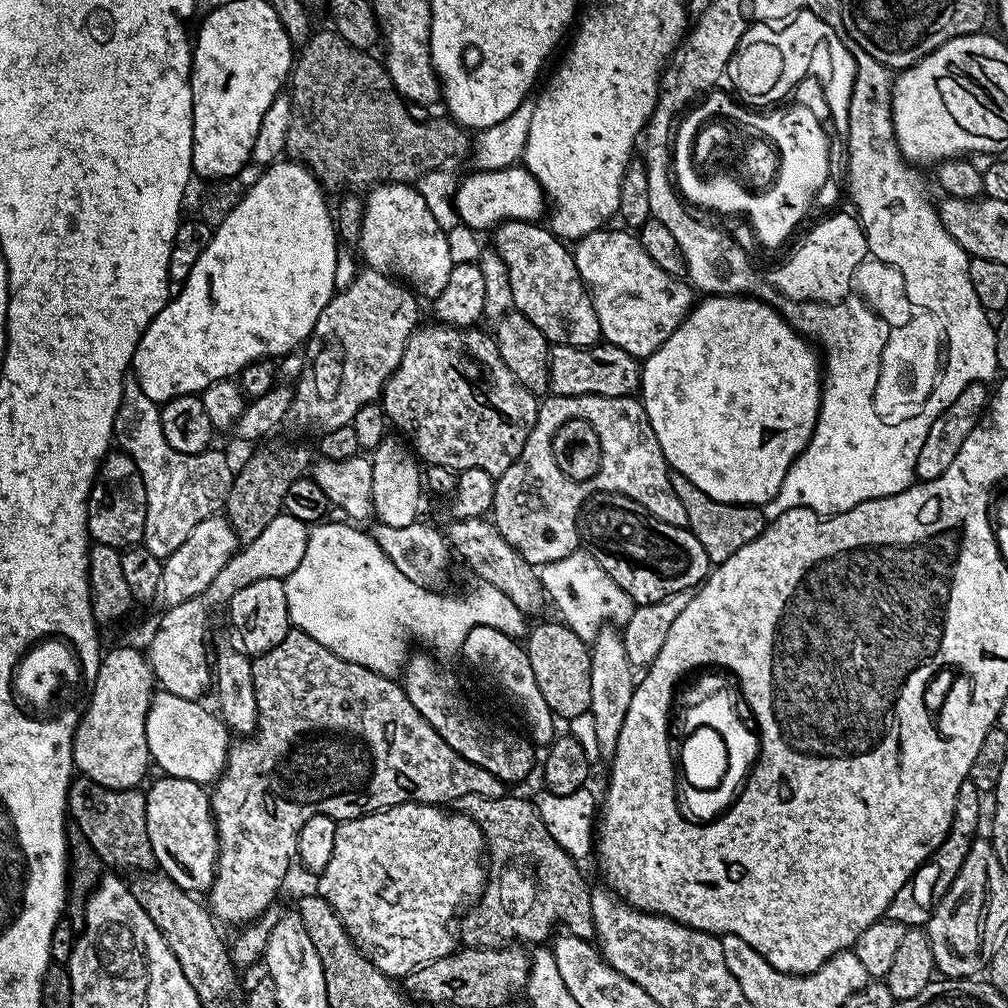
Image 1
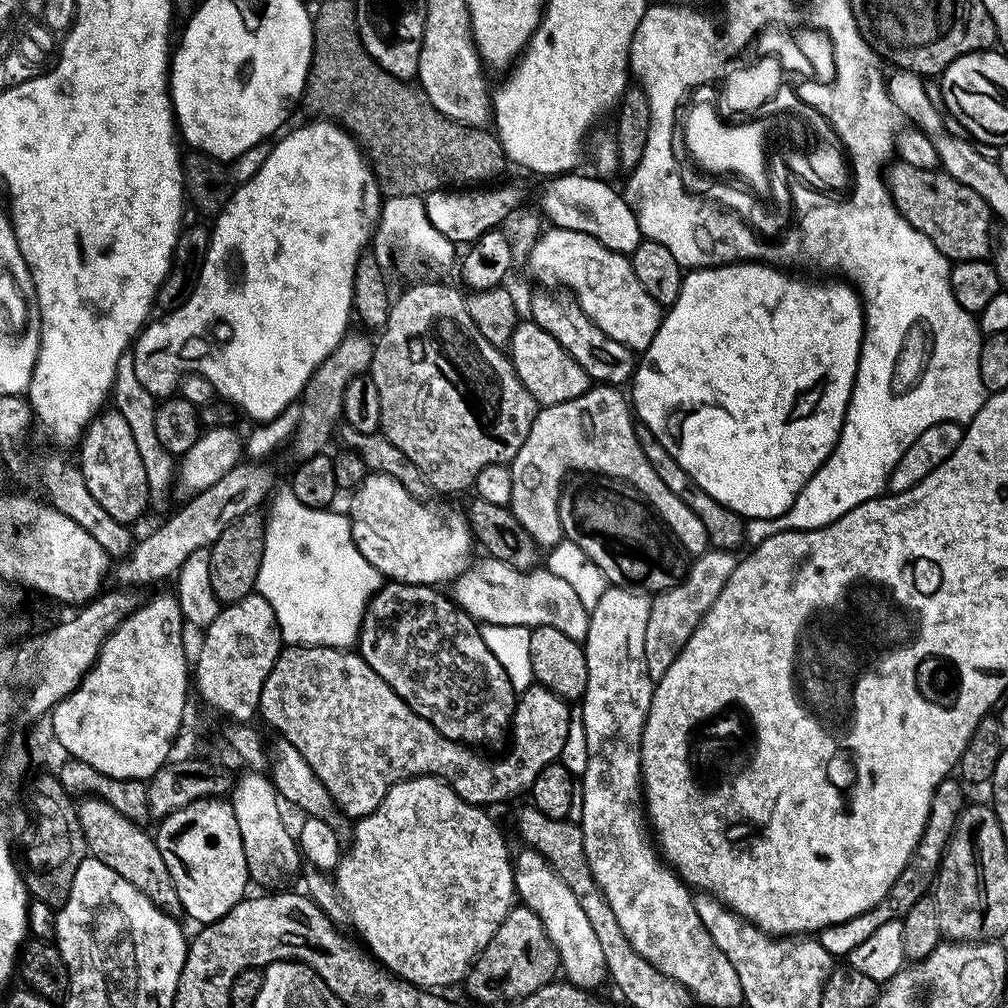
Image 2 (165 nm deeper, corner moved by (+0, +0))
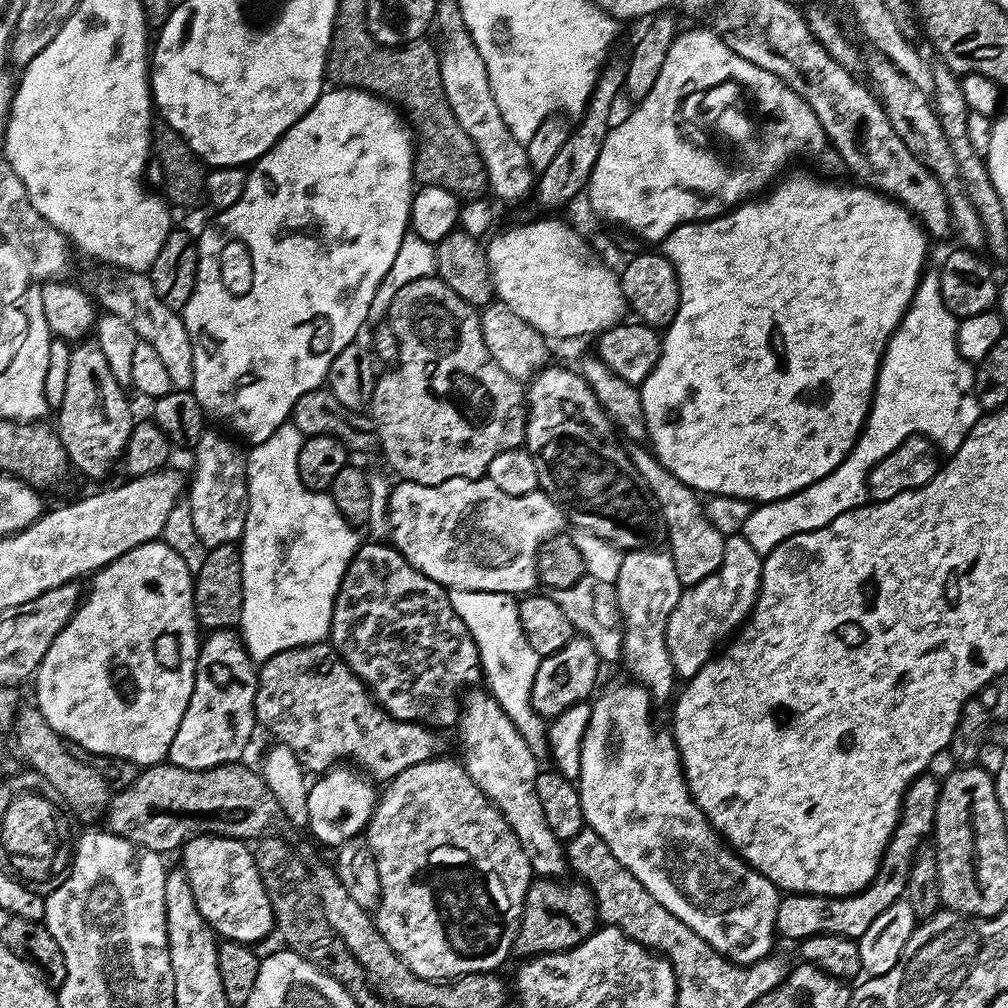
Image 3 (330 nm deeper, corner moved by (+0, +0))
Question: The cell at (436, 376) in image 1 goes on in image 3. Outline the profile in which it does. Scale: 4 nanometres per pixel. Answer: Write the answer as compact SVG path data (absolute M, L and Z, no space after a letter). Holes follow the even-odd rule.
M427 276L410 282L410 286L402 286L402 290L398 290L398 294L394 294L386 313L386 320L392 324L394 334L397 335L400 359L395 366L387 369L388 373L385 376L383 373L376 381L370 405L373 424L371 427L374 429L375 439L378 441L378 448L380 444L389 466L397 472L397 477L400 480L409 480L415 484L441 484L450 478L479 480L487 473L490 462L494 462L494 458L498 458L498 454L502 454L502 450L514 450L524 444L524 431L528 425L525 385L510 374L506 374L506 370L502 370L502 366L498 366L498 362L494 362L484 341L477 309L462 302L462 298L458 298L458 294L454 294L454 290L450 290L450 286L443 284L436 276Z

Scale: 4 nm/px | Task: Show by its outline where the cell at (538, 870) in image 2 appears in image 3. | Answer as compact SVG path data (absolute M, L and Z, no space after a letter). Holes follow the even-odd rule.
M480 690L469 691L463 697L462 711L458 721L460 740L468 747L464 756L462 755L463 766L470 774L470 778L474 778L478 790L482 790L482 794L486 794L486 798L492 801L492 805L504 815L506 822L514 830L533 873L540 878L563 877L565 875L563 872L569 871L565 845L556 837L554 830L550 830L550 826L546 826L546 814L542 814L542 802L538 802L538 794L536 793L538 762L534 758L534 754L530 754L530 749L526 747L522 734L518 734L514 722L510 722L510 718L506 718L502 706L498 706L492 693L487 690L476 691Z

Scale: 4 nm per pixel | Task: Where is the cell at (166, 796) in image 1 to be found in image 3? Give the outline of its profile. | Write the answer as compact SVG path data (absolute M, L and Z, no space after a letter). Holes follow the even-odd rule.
M197 834L184 843L182 871L194 892L194 902L217 937L249 946L273 935L274 921L266 886L258 874L253 849L229 836Z

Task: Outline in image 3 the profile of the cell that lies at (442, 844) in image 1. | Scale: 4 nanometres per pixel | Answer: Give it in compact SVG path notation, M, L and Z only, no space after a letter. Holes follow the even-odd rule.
M433 758L426 762L418 762L418 766L410 766L402 770L393 780L387 781L385 792L379 793L376 807L372 809L372 817L368 820L366 837L368 844L372 848L372 854L376 858L378 866L378 878L380 879L380 904L374 909L374 919L382 938L390 942L390 950L414 970L427 980L453 980L455 976L465 976L475 972L496 972L499 964L514 952L516 935L520 933L520 915L524 909L524 899L526 890L534 879L534 873L514 830L506 822L506 818L497 808L492 805L492 801L478 790L474 778L466 771L463 763L456 760L440 760Z

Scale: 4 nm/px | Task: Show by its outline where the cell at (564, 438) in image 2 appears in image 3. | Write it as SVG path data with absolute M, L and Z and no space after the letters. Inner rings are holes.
M632 446L627 449L627 453L632 465L638 470L638 474L642 474L646 486L652 492L653 501L658 505L660 519L666 529L666 540L668 536L666 548L672 554L676 577L684 586L702 582L702 578L714 574L714 570L722 566L725 533L712 524L701 497L678 478L674 478L670 470L662 467L647 447Z

